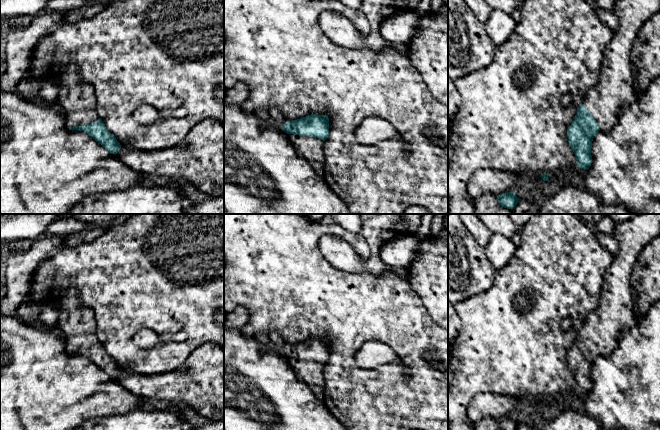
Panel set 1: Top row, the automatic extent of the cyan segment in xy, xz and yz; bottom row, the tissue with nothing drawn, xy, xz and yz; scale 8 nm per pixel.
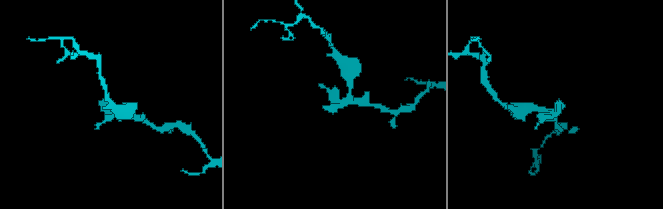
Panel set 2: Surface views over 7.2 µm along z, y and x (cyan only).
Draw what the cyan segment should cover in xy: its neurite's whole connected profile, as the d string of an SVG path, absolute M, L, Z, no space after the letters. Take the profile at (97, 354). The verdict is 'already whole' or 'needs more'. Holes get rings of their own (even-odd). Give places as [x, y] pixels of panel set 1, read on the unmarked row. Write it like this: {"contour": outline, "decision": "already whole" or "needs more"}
{"contour": "M75 289L63 293L59 310L56 329L64 338L69 354L86 356L107 375L116 379L121 369L98 340L94 312L81 304Z", "decision": "needs more"}

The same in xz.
{"contour": "M311 338L286 345L283 354L295 376L309 386L317 399L325 401L323 369L329 360L328 340Z", "decision": "needs more"}

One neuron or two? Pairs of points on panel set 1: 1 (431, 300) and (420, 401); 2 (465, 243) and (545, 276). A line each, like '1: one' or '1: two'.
1: two
2: two

